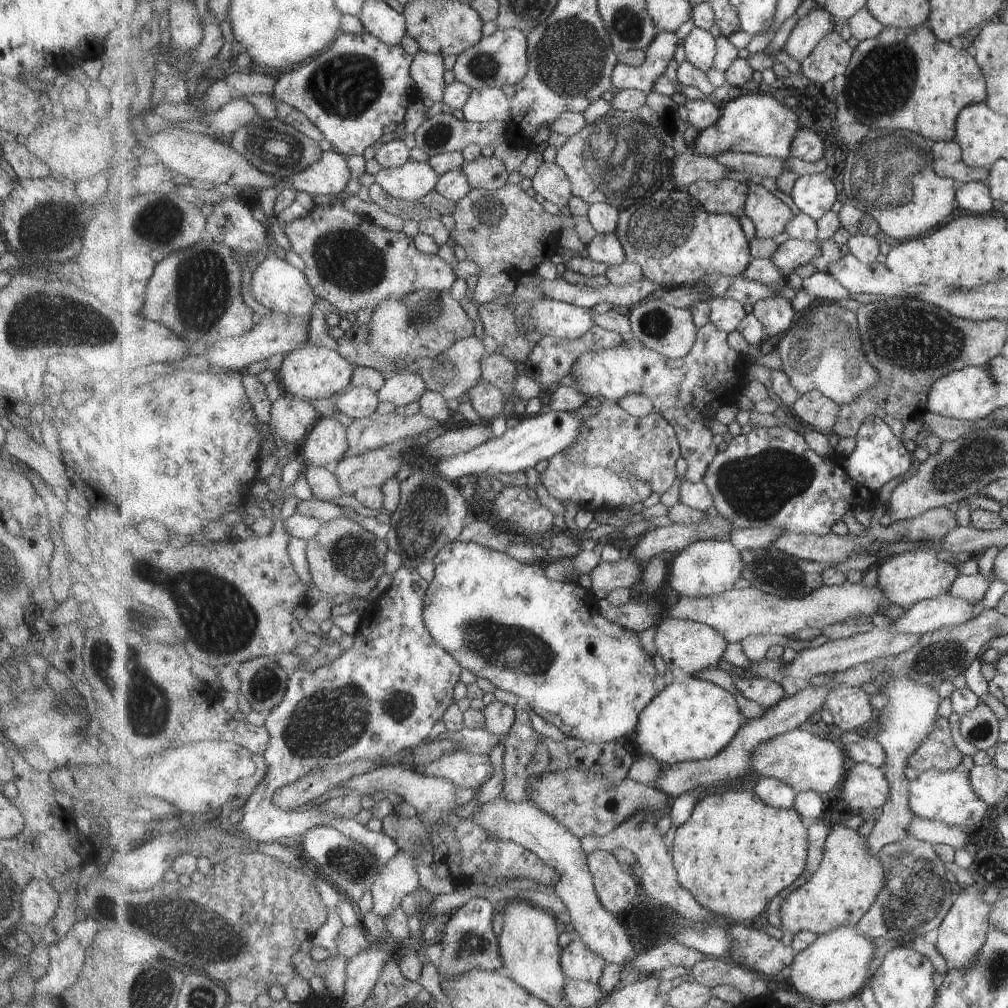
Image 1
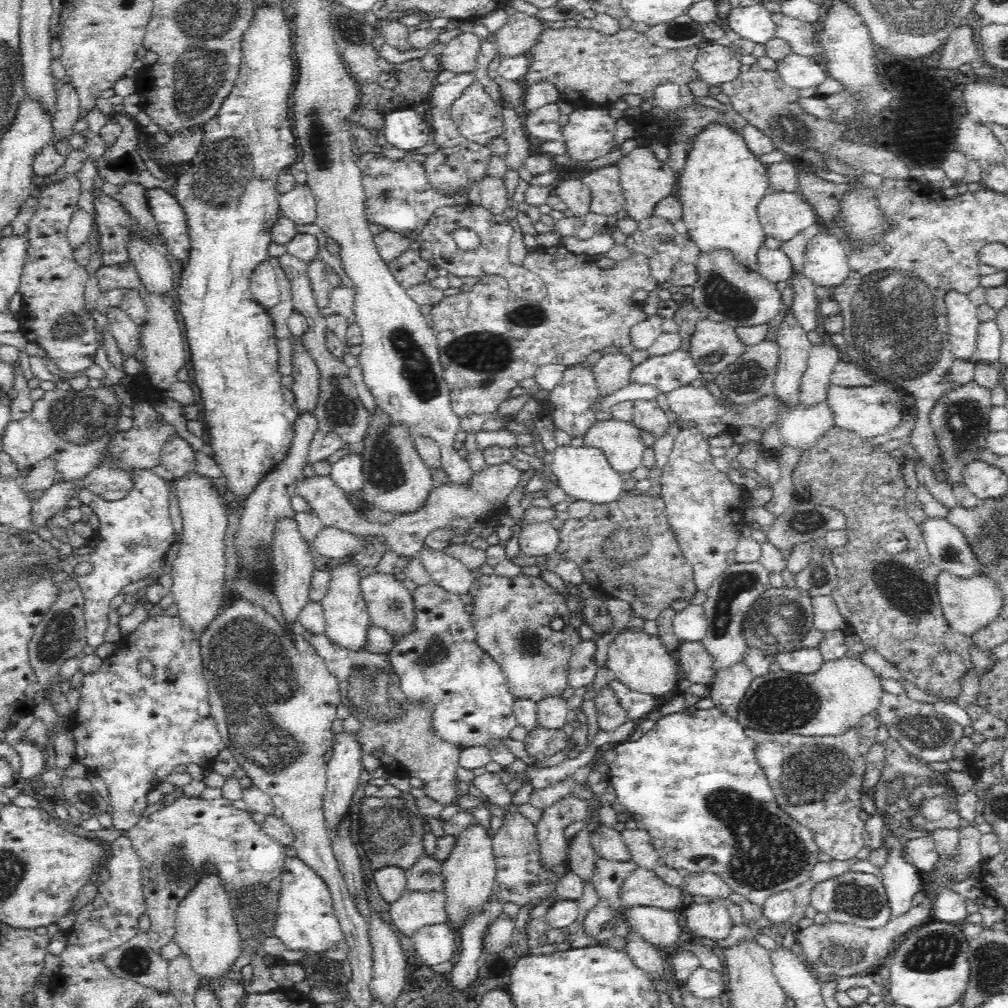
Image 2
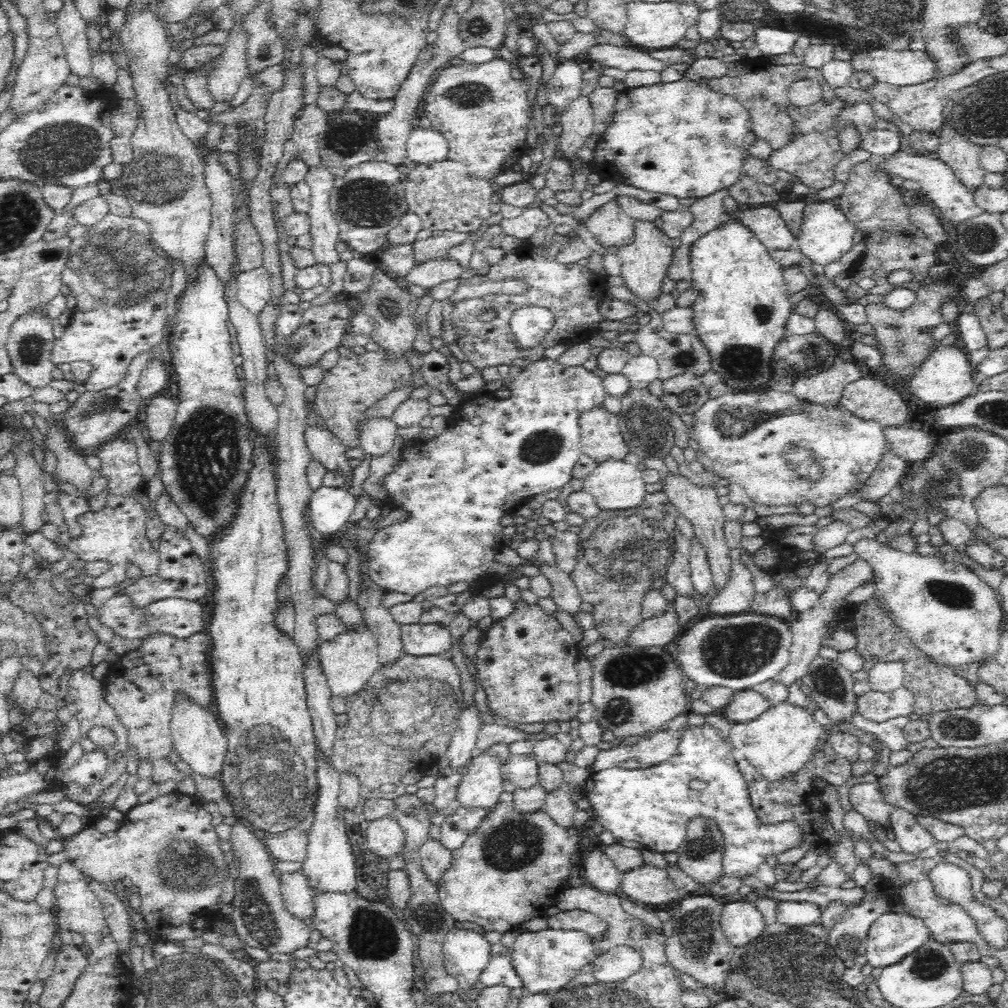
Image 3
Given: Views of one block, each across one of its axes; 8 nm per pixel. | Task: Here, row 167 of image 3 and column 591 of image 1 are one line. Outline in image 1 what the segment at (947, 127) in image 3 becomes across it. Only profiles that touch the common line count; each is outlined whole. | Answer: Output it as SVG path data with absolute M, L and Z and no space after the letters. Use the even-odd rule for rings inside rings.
M579 939L572 940L563 948L561 966L563 972L571 979L597 984L605 972L608 962L591 948L587 948Z

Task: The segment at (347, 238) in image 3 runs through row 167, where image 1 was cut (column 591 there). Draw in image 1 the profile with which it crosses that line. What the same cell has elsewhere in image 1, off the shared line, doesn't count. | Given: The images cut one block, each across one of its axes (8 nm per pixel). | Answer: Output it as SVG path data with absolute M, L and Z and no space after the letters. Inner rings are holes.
M706 324L698 329L698 338L691 352L683 358L671 360L661 356L658 352L647 348L634 336L625 340L625 346L613 348L613 350L599 350L585 354L573 368L571 378L575 386L587 394L590 398L603 398L604 403L620 403L627 394L641 394L649 396L655 405L655 413L661 414L669 424L677 431L681 445L682 458L687 462L685 479L691 482L701 482L705 478L707 469L720 453L719 448L713 442L713 434L709 430L709 423L715 422L716 413L723 405L734 404L741 397L740 391L743 385L740 384L742 374L745 374L749 362L748 358L739 354L727 342L727 334L724 330L717 328L715 324Z

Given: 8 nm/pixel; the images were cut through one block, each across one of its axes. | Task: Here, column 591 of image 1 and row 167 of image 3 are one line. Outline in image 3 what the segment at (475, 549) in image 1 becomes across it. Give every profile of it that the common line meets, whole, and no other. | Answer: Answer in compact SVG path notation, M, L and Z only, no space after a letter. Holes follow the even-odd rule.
M678 80L678 82L660 82L651 86L644 86L632 89L620 89L617 96L617 102L614 106L614 115L611 124L602 136L599 138L595 148L594 159L590 162L592 170L602 177L602 180L616 180L618 184L628 184L628 186L636 186L640 190L648 190L648 192L660 192L660 194L670 194L676 198L704 198L716 191L729 188L733 185L742 170L742 164L748 156L746 148L743 148L744 138L753 126L752 116L749 111L739 104L732 96L714 92L709 88L709 84L699 84L699 82L688 82L688 80Z

